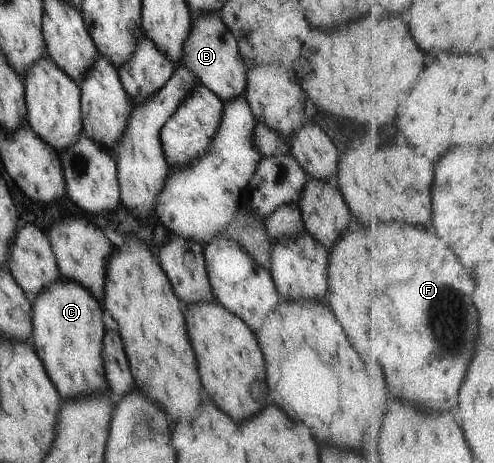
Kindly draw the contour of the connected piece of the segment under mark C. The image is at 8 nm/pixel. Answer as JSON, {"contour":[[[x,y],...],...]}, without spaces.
{"contour":[[[58,278],[31,300],[30,344],[56,388],[60,400],[106,393],[107,383],[102,367],[101,349],[105,332],[100,314],[104,307],[78,282]]]}

